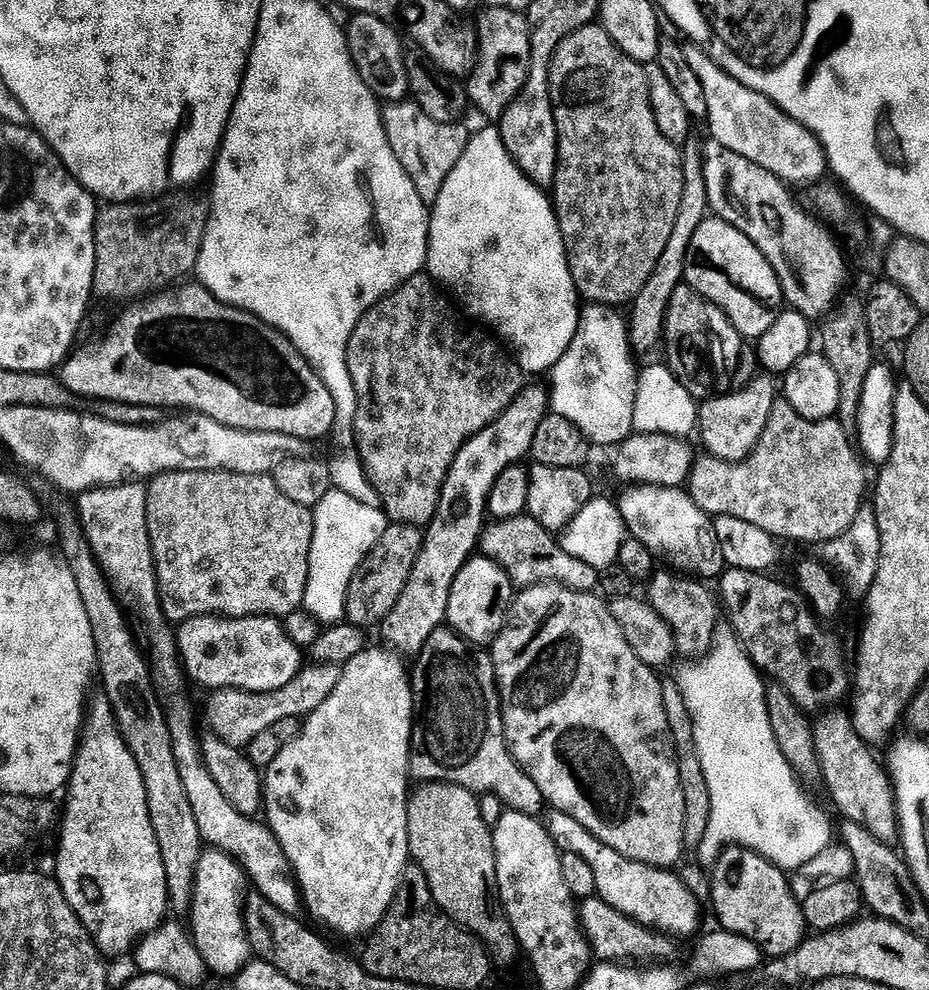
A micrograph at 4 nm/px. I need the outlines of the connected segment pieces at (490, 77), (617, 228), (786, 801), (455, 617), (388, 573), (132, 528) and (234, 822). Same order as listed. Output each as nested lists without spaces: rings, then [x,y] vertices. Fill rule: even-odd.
[[[490,8],[481,13],[480,21],[476,24],[476,36],[480,39],[480,61],[466,83],[466,91],[473,109],[477,108],[496,118],[524,91],[532,65],[530,26],[527,15],[514,8]]]
[[[593,22],[582,26],[582,30],[574,30],[570,38],[558,46],[558,50],[552,59],[550,74],[548,75],[548,92],[552,96],[552,109],[556,119],[558,130],[558,142],[556,143],[556,177],[550,189],[551,199],[554,201],[556,221],[560,224],[560,233],[564,239],[564,249],[568,255],[570,274],[576,283],[576,291],[585,301],[605,306],[614,304],[631,305],[636,295],[650,282],[650,274],[658,266],[666,246],[670,242],[670,234],[674,234],[674,224],[678,222],[678,208],[682,206],[684,190],[684,178],[682,176],[682,162],[684,157],[677,145],[666,142],[662,130],[658,130],[658,122],[654,122],[654,110],[650,104],[650,86],[645,65],[630,58],[606,34],[606,30],[599,23]]]
[[[720,630],[703,659],[685,664],[688,665],[678,675],[680,693],[694,722],[698,758],[702,758],[706,786],[710,786],[710,826],[706,826],[706,834],[698,846],[699,863],[711,870],[716,867],[725,848],[739,846],[759,852],[771,864],[785,870],[806,866],[833,843],[832,824],[827,814],[800,789],[801,777],[776,741],[770,714],[766,710],[766,684],[748,651],[737,640],[735,632]]]
[[[473,555],[458,571],[450,589],[447,627],[457,632],[470,646],[480,650],[487,649],[508,623],[513,599],[514,585],[508,571],[488,556]]]
[[[391,523],[382,538],[372,547],[370,554],[360,564],[347,588],[345,621],[365,630],[381,625],[392,611],[404,590],[413,566],[424,544],[423,529],[417,525]]]
[[[139,481],[103,485],[81,493],[77,500],[86,528],[84,536],[92,553],[108,580],[130,592],[136,600],[150,644],[148,663],[155,687],[163,695],[182,693],[188,680],[180,662],[176,637],[161,610],[156,563],[153,560],[153,546],[149,536],[147,487]]]
[[[167,717],[170,734],[173,736],[174,758],[177,760],[178,772],[182,785],[190,800],[190,810],[194,810],[194,819],[198,821],[201,841],[208,840],[213,849],[228,853],[239,862],[247,877],[256,883],[255,891],[271,902],[274,907],[289,914],[299,913],[302,908],[301,890],[298,887],[286,854],[267,823],[256,818],[243,816],[226,800],[220,787],[210,776],[210,770],[201,757],[201,739],[196,738],[196,728],[188,720]]]

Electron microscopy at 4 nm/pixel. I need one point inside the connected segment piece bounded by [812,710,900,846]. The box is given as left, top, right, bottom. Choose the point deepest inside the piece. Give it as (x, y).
(863, 791)

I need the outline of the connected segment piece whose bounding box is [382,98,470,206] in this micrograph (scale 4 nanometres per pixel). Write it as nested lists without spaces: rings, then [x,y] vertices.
[[[405,98],[392,102],[383,109],[384,129],[390,142],[390,150],[394,150],[394,158],[402,162],[402,170],[410,174],[410,182],[414,182],[414,190],[418,190],[418,198],[426,205],[436,203],[438,194],[442,194],[442,186],[446,186],[446,178],[458,166],[462,154],[470,139],[470,131],[464,122],[443,124],[434,122],[434,118],[424,113],[411,99]]]

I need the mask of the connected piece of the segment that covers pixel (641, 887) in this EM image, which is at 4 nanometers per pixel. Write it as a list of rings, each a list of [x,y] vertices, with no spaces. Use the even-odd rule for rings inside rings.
[[[552,810],[547,816],[548,833],[554,838],[561,853],[573,852],[588,863],[588,868],[592,871],[592,880],[596,883],[595,895],[599,899],[607,902],[614,910],[639,920],[644,927],[672,938],[686,935],[688,928],[692,932],[699,930],[701,901],[683,884],[675,871],[636,862],[618,854],[618,850],[610,850],[610,846],[606,846],[598,837],[590,834],[586,826],[582,826],[582,822],[574,822],[570,814]]]

